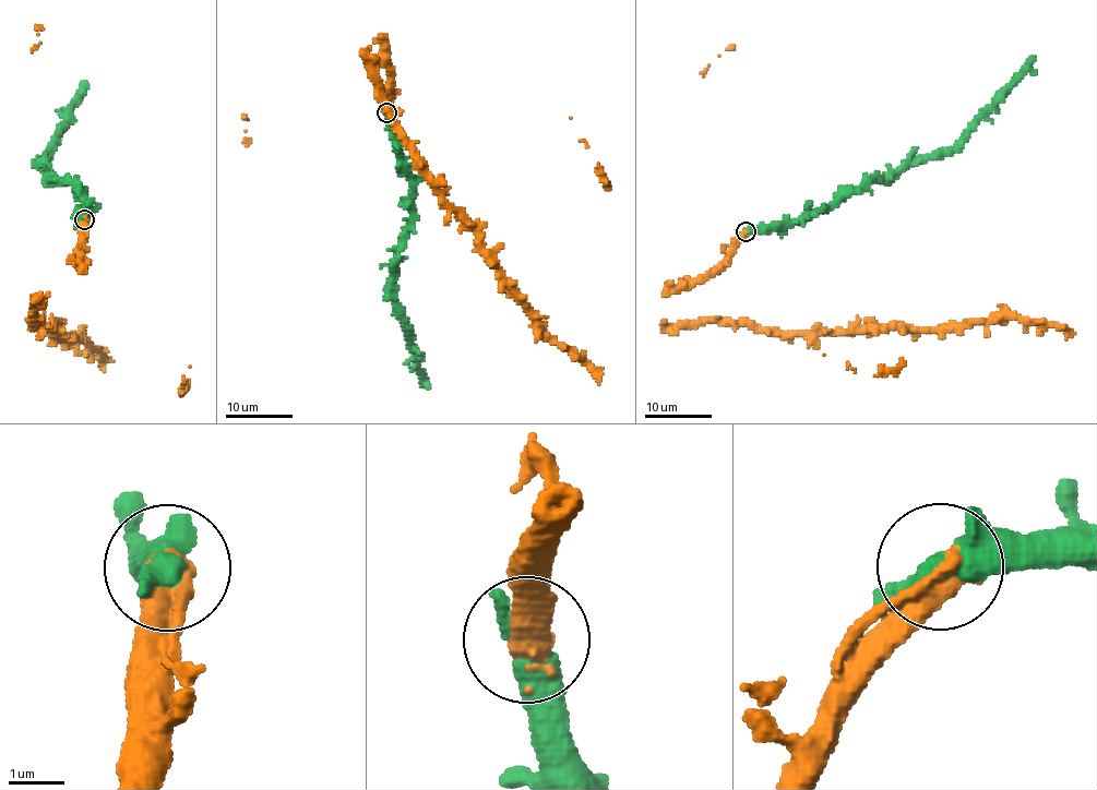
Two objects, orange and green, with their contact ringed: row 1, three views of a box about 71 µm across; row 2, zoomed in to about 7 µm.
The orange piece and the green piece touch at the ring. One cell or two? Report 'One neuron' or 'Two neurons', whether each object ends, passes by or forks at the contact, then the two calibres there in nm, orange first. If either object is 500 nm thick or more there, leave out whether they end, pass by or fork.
One neuron. Thickness 600 nm (orange) against 440 nm

